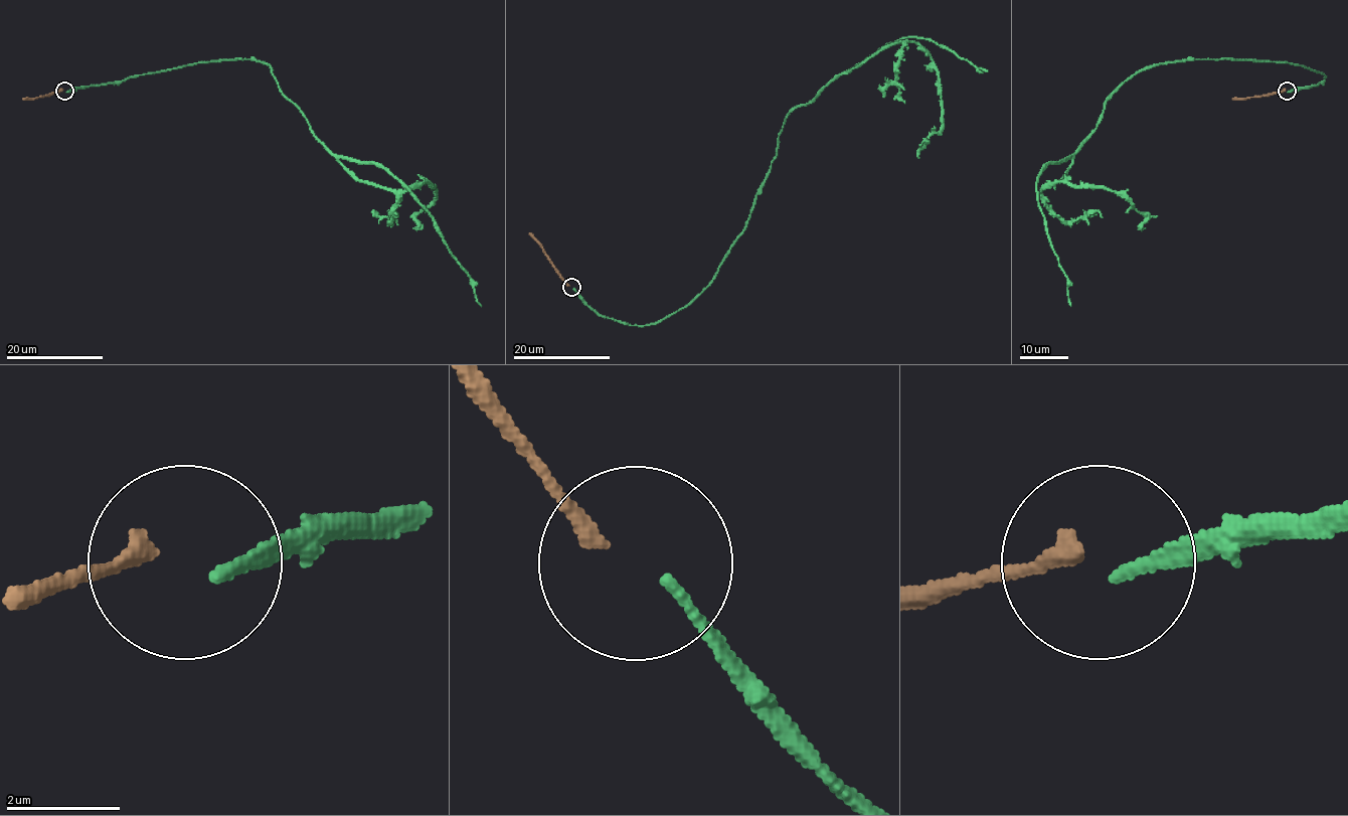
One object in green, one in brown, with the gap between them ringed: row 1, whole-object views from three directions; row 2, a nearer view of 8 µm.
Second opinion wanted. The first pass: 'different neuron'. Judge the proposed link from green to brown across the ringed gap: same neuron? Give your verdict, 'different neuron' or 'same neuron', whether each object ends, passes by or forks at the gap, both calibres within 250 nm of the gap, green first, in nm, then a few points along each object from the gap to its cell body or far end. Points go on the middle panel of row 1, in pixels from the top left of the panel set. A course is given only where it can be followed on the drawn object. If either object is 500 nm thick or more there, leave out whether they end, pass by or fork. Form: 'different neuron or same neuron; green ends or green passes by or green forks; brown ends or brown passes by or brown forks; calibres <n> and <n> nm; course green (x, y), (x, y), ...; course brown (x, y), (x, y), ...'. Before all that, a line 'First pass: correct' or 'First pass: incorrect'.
First pass: correct
different neuron; green ends; brown ends; calibres 200 and 340 nm; course green (572, 289), (631, 325), (686, 307), (787, 115), (896, 43), (938, 76), (943, 127), (919, 146); course brown (569, 286), (529, 233)

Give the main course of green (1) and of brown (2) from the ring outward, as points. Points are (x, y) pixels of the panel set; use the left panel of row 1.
1: (66, 92), (205, 62), (266, 62), (311, 132), (359, 179), (435, 188), (412, 228)
2: (62, 90), (22, 100)

